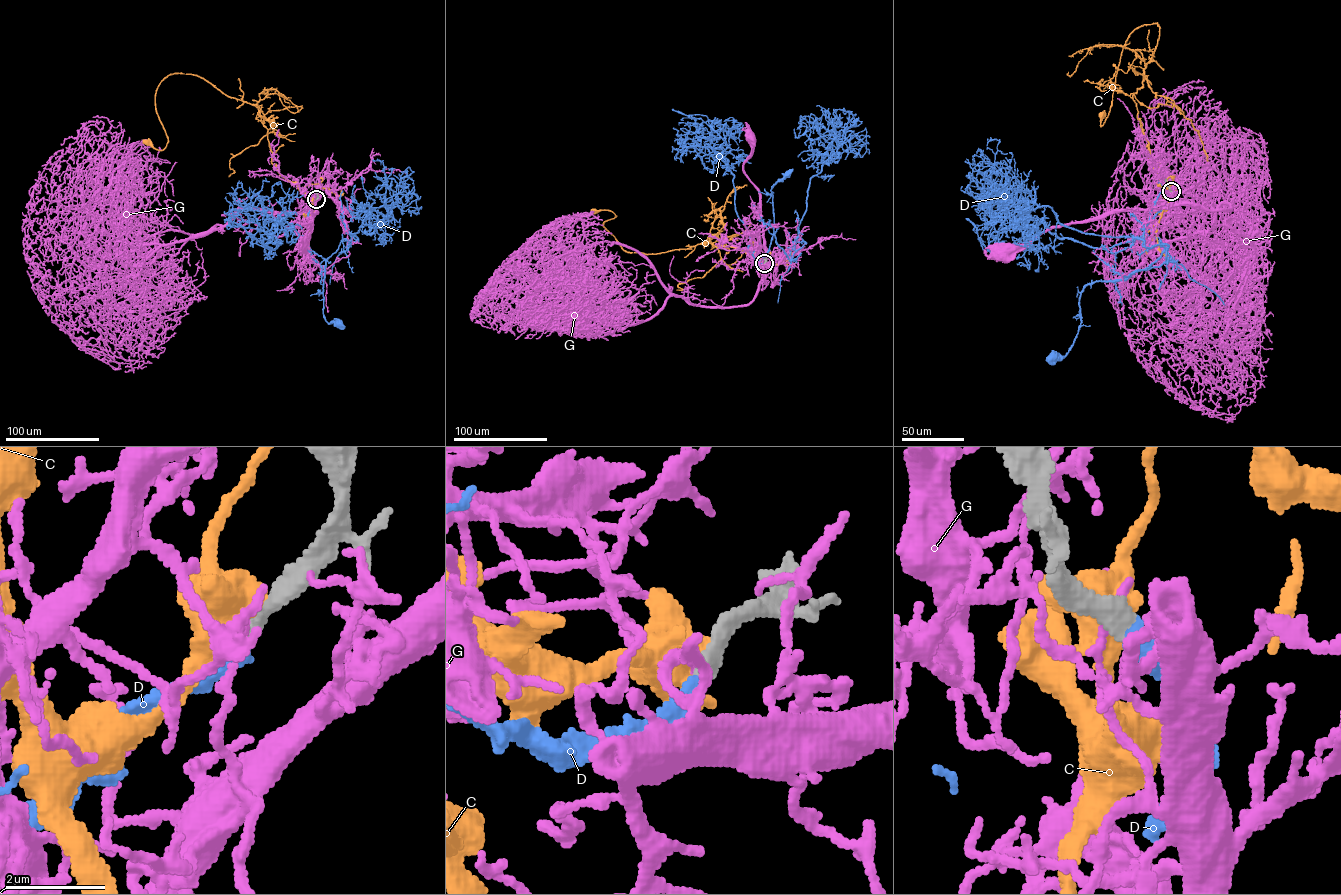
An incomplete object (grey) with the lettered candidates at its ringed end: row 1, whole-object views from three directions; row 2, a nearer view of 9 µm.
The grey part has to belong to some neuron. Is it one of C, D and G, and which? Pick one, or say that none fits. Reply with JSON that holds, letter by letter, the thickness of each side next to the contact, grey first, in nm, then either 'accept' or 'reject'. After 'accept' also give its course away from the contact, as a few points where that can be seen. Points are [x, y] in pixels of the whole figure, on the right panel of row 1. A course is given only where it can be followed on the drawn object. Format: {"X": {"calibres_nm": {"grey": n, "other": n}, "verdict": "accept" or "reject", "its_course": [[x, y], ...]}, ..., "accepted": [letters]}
{"C": {"calibres_nm": {"grey": 480, "other": 850}, "verdict": "reject"}, "D": {"calibres_nm": {"grey": 380, "other": 340}, "verdict": "accept", "its_course": [[1171, 191], [1149, 226], [1171, 258], [1124, 279], [1088, 283], [1073, 345], [1053, 357]]}, "G": {"calibres_nm": {"grey": 400, "other": 200}, "verdict": "reject"}, "accepted": ["D"]}

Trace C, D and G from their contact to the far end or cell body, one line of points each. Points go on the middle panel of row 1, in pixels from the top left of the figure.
C: (764, 262), (741, 249), (719, 246), (716, 234), (687, 248), (628, 253), (603, 225), (616, 216), (593, 210)
D: (764, 263), (757, 262), (756, 247), (753, 251), (759, 262), (769, 249), (774, 228), (771, 188), (786, 174)
G: (764, 263), (761, 264), (764, 261), (765, 249), (760, 192), (743, 169), (743, 164), (752, 152), (750, 135)

